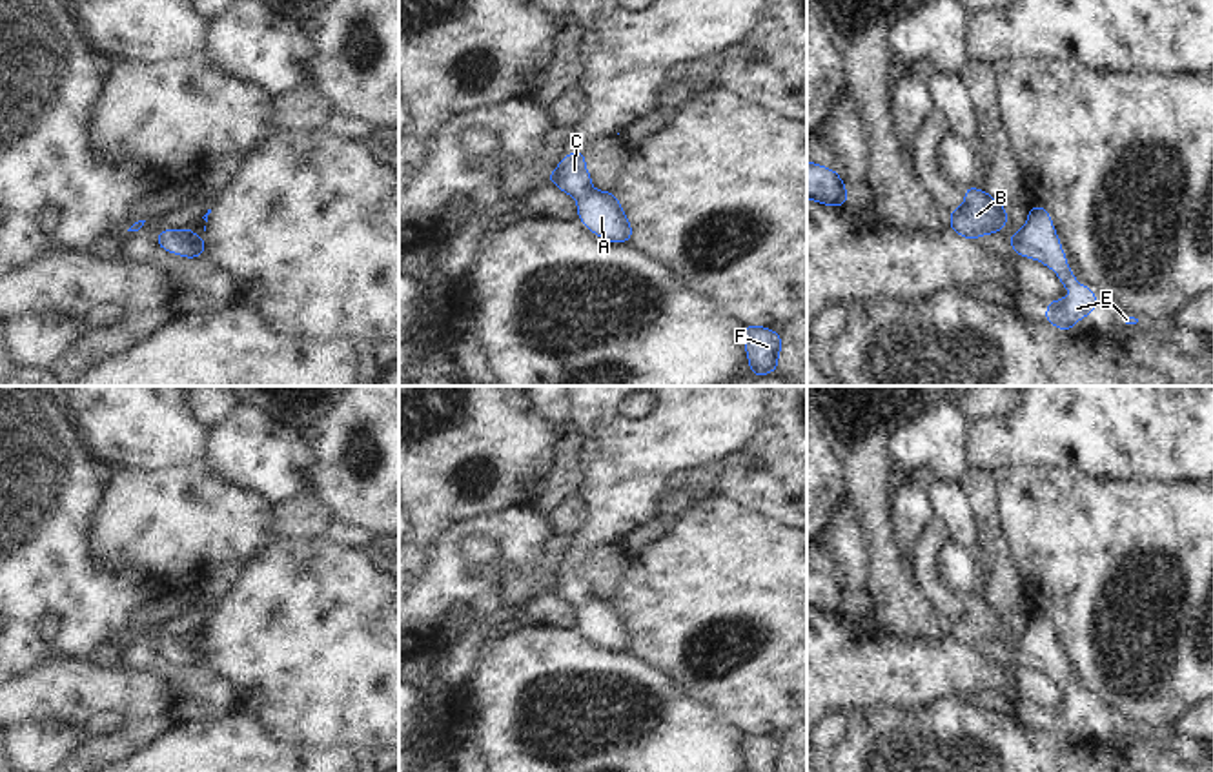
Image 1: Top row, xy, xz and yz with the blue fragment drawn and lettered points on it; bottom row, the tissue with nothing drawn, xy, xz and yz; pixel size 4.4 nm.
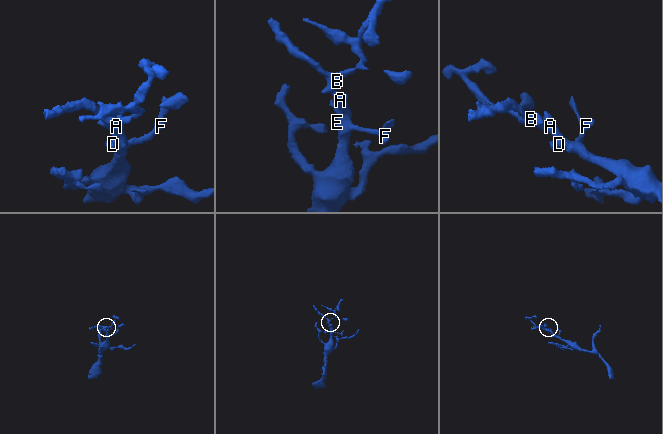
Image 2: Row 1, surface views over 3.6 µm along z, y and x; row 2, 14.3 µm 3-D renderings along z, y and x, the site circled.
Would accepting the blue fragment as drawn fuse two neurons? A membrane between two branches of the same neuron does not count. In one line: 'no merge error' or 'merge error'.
no merge error

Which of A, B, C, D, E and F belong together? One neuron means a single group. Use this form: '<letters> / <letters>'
A B C D E F

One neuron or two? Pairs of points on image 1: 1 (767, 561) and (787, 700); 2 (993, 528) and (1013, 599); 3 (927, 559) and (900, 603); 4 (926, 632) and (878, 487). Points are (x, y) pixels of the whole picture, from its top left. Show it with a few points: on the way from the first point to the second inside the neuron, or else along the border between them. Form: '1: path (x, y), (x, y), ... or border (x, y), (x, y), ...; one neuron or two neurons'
1: path (767, 596), (767, 619), (774, 627), (774, 665); one neuron
2: path (995, 547), (1006, 563), (1006, 581); one neuron
3: border (920, 594), (937, 612); two neurons
4: path (889, 596), (878, 523); one neuron

